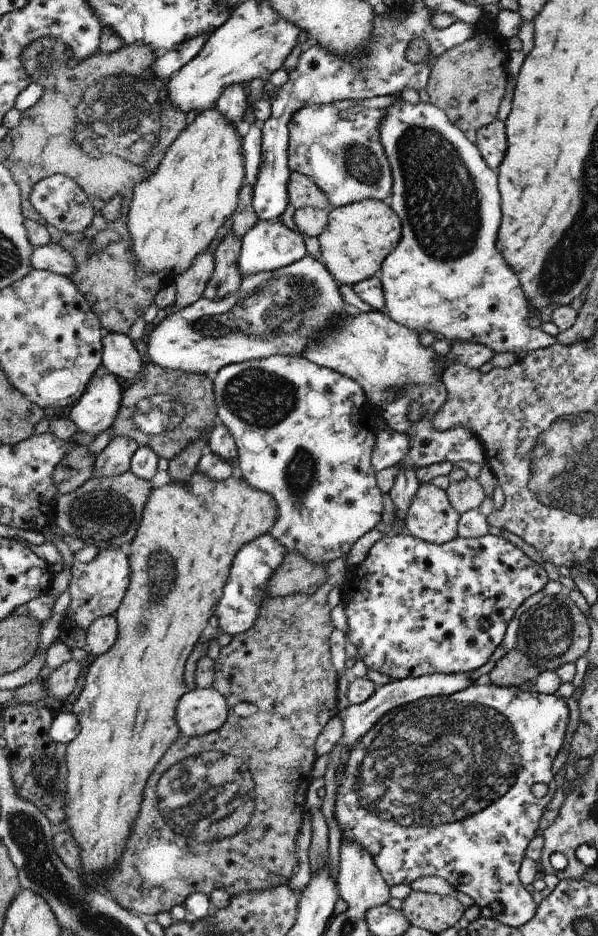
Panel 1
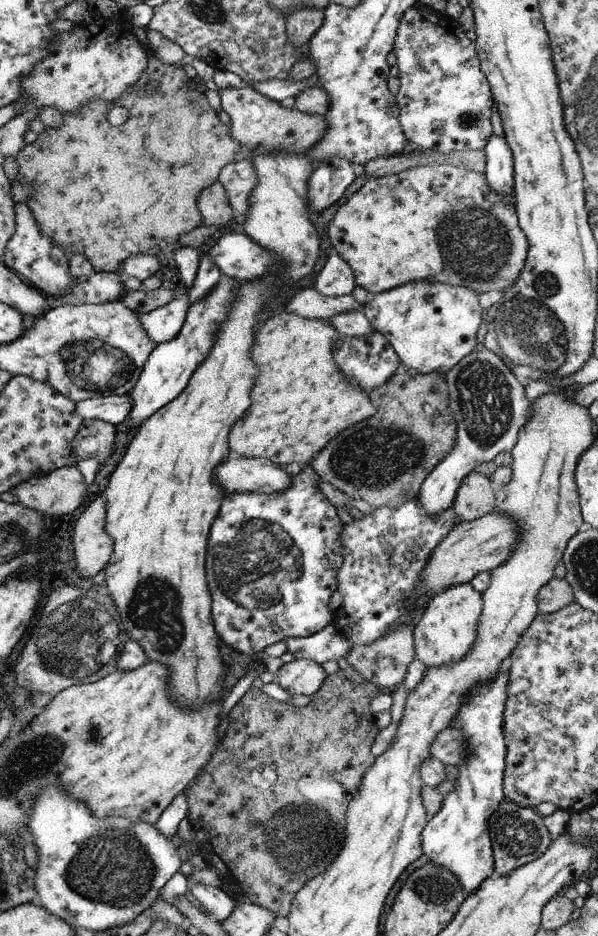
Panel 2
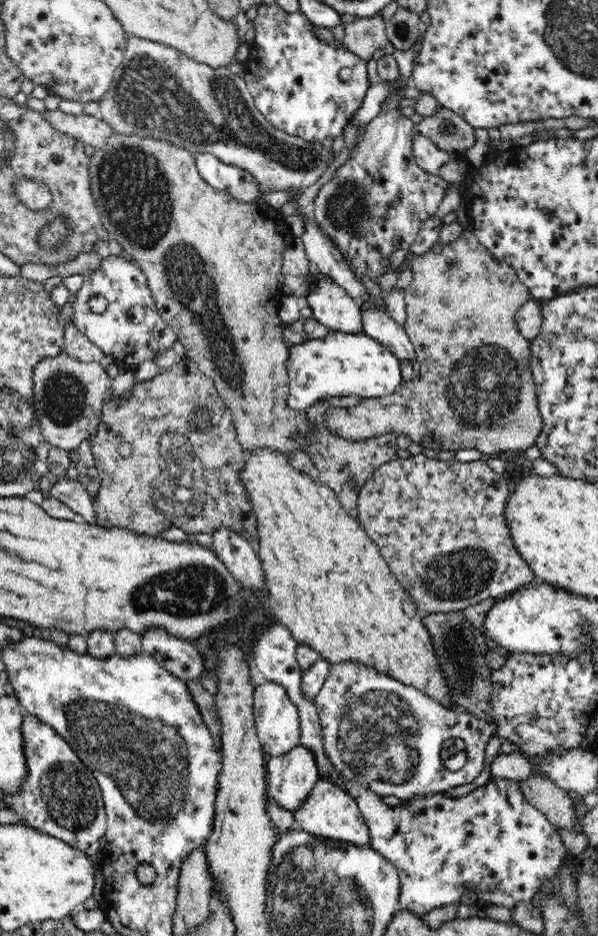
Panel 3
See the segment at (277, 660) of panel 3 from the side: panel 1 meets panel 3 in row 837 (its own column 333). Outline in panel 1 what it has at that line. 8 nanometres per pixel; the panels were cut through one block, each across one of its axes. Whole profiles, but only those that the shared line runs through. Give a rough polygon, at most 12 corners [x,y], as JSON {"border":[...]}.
{"border":[[301,356],[216,373],[269,533],[326,566],[384,512],[363,385]]}

